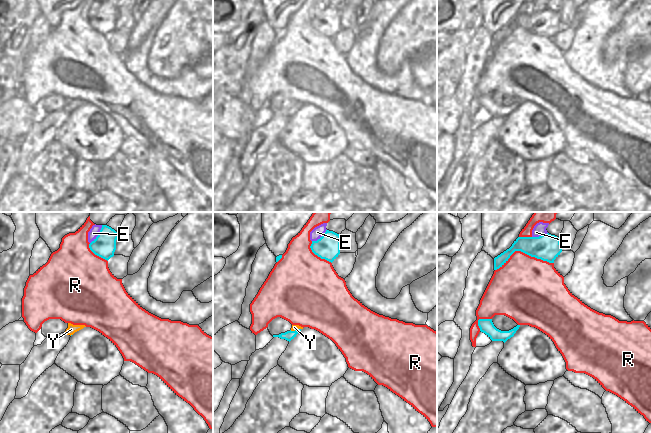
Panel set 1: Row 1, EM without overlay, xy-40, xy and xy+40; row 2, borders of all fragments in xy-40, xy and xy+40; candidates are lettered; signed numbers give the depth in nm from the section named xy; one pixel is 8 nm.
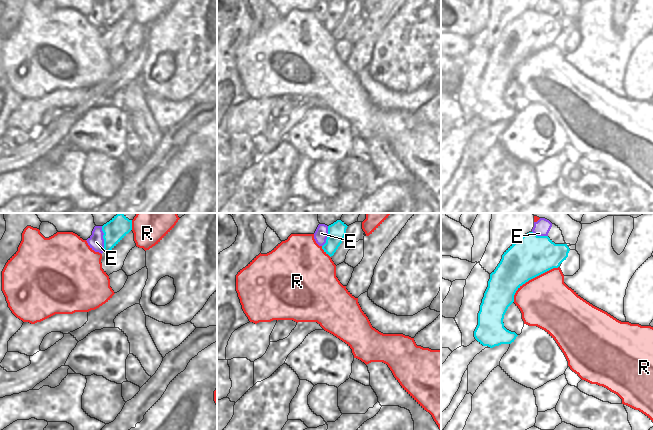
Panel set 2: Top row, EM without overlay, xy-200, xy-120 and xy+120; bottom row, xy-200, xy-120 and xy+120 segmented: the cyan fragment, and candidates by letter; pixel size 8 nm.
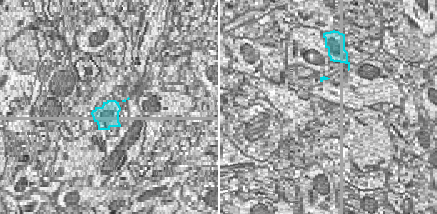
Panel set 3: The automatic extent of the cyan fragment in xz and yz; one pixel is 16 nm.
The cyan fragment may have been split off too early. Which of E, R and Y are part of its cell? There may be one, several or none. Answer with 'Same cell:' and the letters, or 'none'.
Same cell: Y.

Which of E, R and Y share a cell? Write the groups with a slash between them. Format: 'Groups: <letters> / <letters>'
Groups: E / R / Y.

